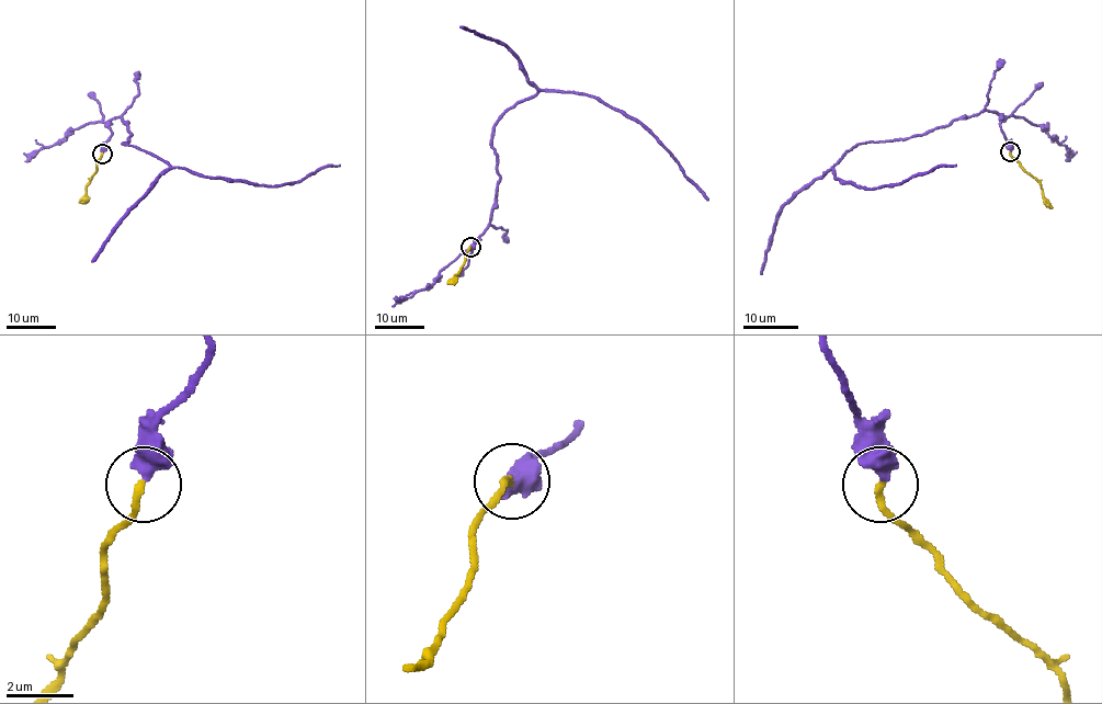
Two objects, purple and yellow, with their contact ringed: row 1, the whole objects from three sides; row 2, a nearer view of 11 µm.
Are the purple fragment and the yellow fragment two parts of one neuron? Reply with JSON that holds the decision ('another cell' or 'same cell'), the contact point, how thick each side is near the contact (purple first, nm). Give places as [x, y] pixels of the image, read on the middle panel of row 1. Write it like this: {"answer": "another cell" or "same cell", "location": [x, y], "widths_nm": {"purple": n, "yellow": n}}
{"answer": "same cell", "location": [470, 247], "widths_nm": {"purple": 600, "yellow": 200}}

